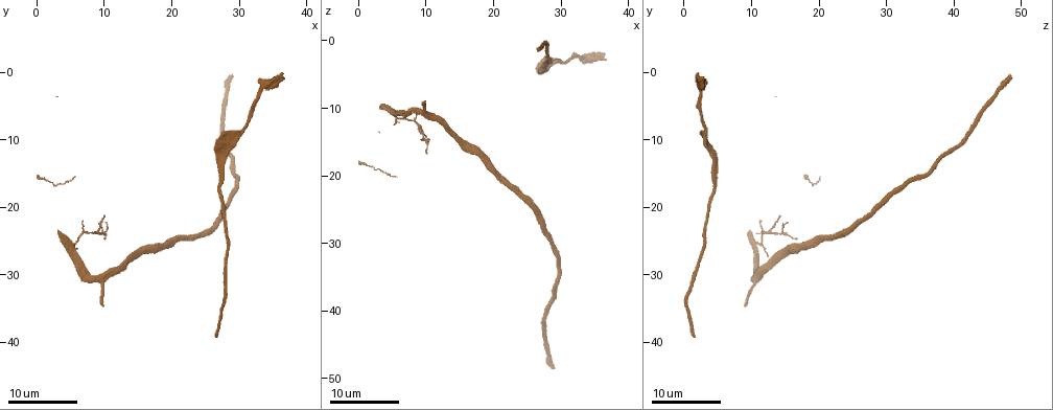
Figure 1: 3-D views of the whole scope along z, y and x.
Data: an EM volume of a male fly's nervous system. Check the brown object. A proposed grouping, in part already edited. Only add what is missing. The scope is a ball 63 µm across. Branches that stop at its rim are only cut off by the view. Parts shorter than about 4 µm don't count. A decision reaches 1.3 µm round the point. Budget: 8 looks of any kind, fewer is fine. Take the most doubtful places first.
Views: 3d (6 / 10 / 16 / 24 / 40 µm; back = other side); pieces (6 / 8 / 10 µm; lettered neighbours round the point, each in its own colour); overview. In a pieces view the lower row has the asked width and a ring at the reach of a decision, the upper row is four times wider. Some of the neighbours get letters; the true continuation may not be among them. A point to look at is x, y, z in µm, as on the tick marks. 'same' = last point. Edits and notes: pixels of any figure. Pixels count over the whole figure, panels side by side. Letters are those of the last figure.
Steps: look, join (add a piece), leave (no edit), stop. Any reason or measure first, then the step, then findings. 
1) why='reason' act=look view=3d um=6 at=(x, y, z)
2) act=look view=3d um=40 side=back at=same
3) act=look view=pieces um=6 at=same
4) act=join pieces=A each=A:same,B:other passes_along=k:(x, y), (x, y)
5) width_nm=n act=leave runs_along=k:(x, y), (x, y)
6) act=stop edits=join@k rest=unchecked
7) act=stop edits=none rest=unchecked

why='an open end' act=look view=3d um=16 at=(10.0, 24.5, 16.5)

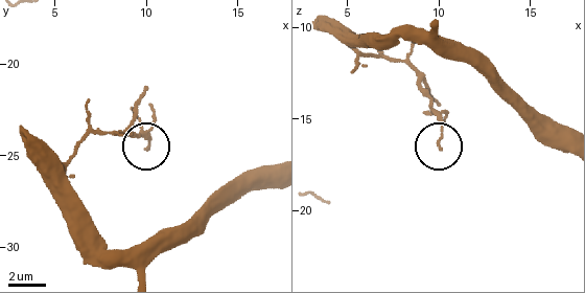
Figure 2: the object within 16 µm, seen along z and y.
act=look view=pieces um=10 at=(10.1, 24.6, 16.5)

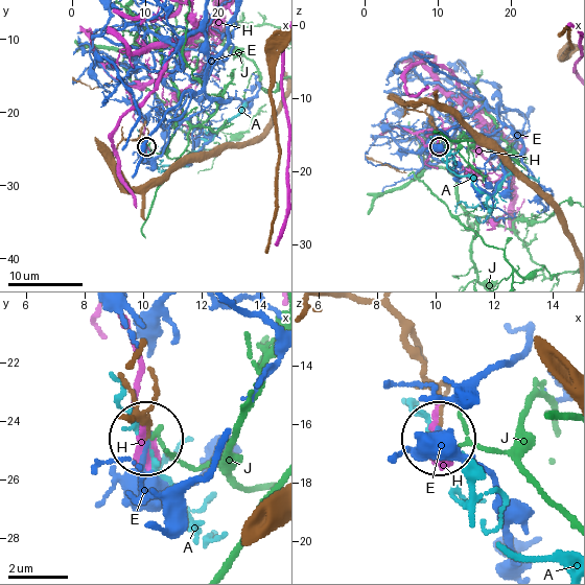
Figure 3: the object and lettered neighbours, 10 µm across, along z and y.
width_nm=130 act=leave each=A:other,E:other,H:other,J:other found='no lettered piece goes on from it'

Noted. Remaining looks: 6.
why='long arm stops here' act=look view=3d um=16 at=(36.5, 0.5, 2.0)

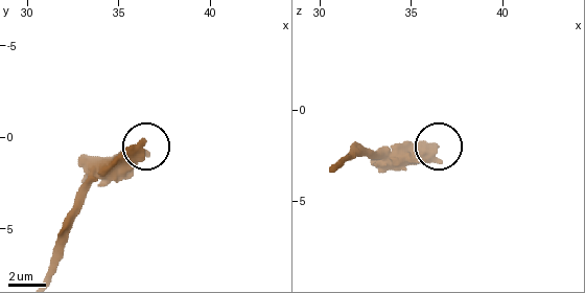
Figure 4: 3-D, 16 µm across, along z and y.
act=look view=pieces um=6 at=(36.2, 0.1, 2.0)

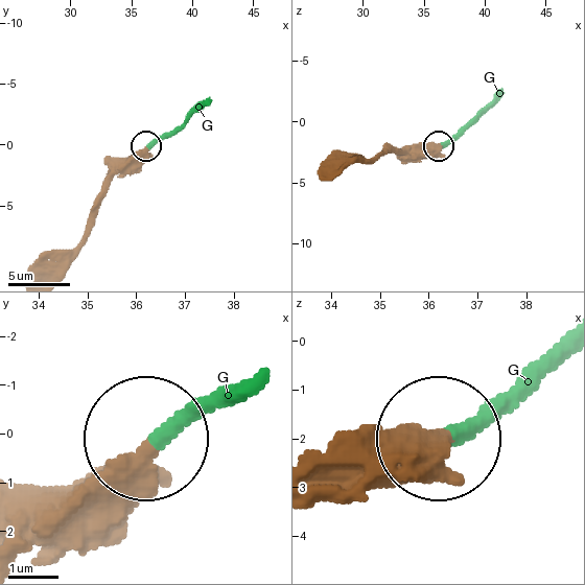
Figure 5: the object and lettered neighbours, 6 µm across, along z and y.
act=join pieces=G each=G:same passes_along=5:(22, 550), (60, 533), (143, 450), (234, 404) found='the neuron continues'

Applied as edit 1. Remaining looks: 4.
why='redraw' act=look view=overview

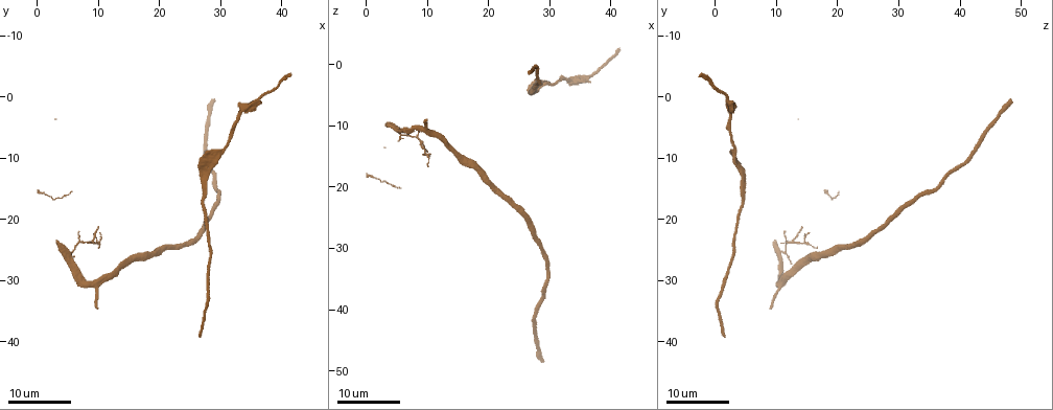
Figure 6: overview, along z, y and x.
why='branch stops here' act=look view=3d um=16 at=(7.0, 22.0, 11.5)

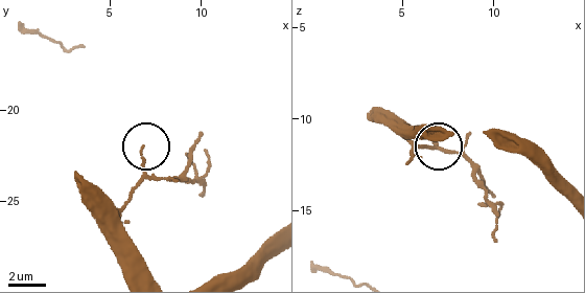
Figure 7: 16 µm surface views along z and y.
why='what lies round it' act=look view=pieces um=8 at=(6.7, 22.1, 11.2)

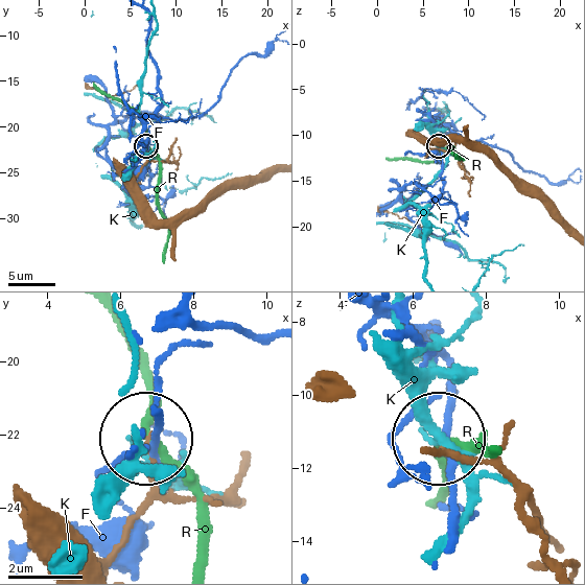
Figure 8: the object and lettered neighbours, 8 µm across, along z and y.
act=leave each=F:other,K:other,R:other found='none of them fits'

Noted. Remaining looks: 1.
act=stop edits=join@5 rest=unchecked

